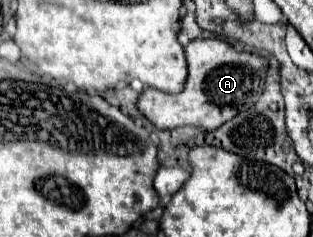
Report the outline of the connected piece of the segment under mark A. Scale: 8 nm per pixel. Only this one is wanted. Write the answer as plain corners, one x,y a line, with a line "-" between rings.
194,39
186,47
188,57
188,81
182,93
168,95
158,89
144,89
138,101
138,109
158,129
176,129
194,125
204,131
220,127
230,121
238,111
248,109
262,93
266,79
266,57
258,53
236,51
222,39

